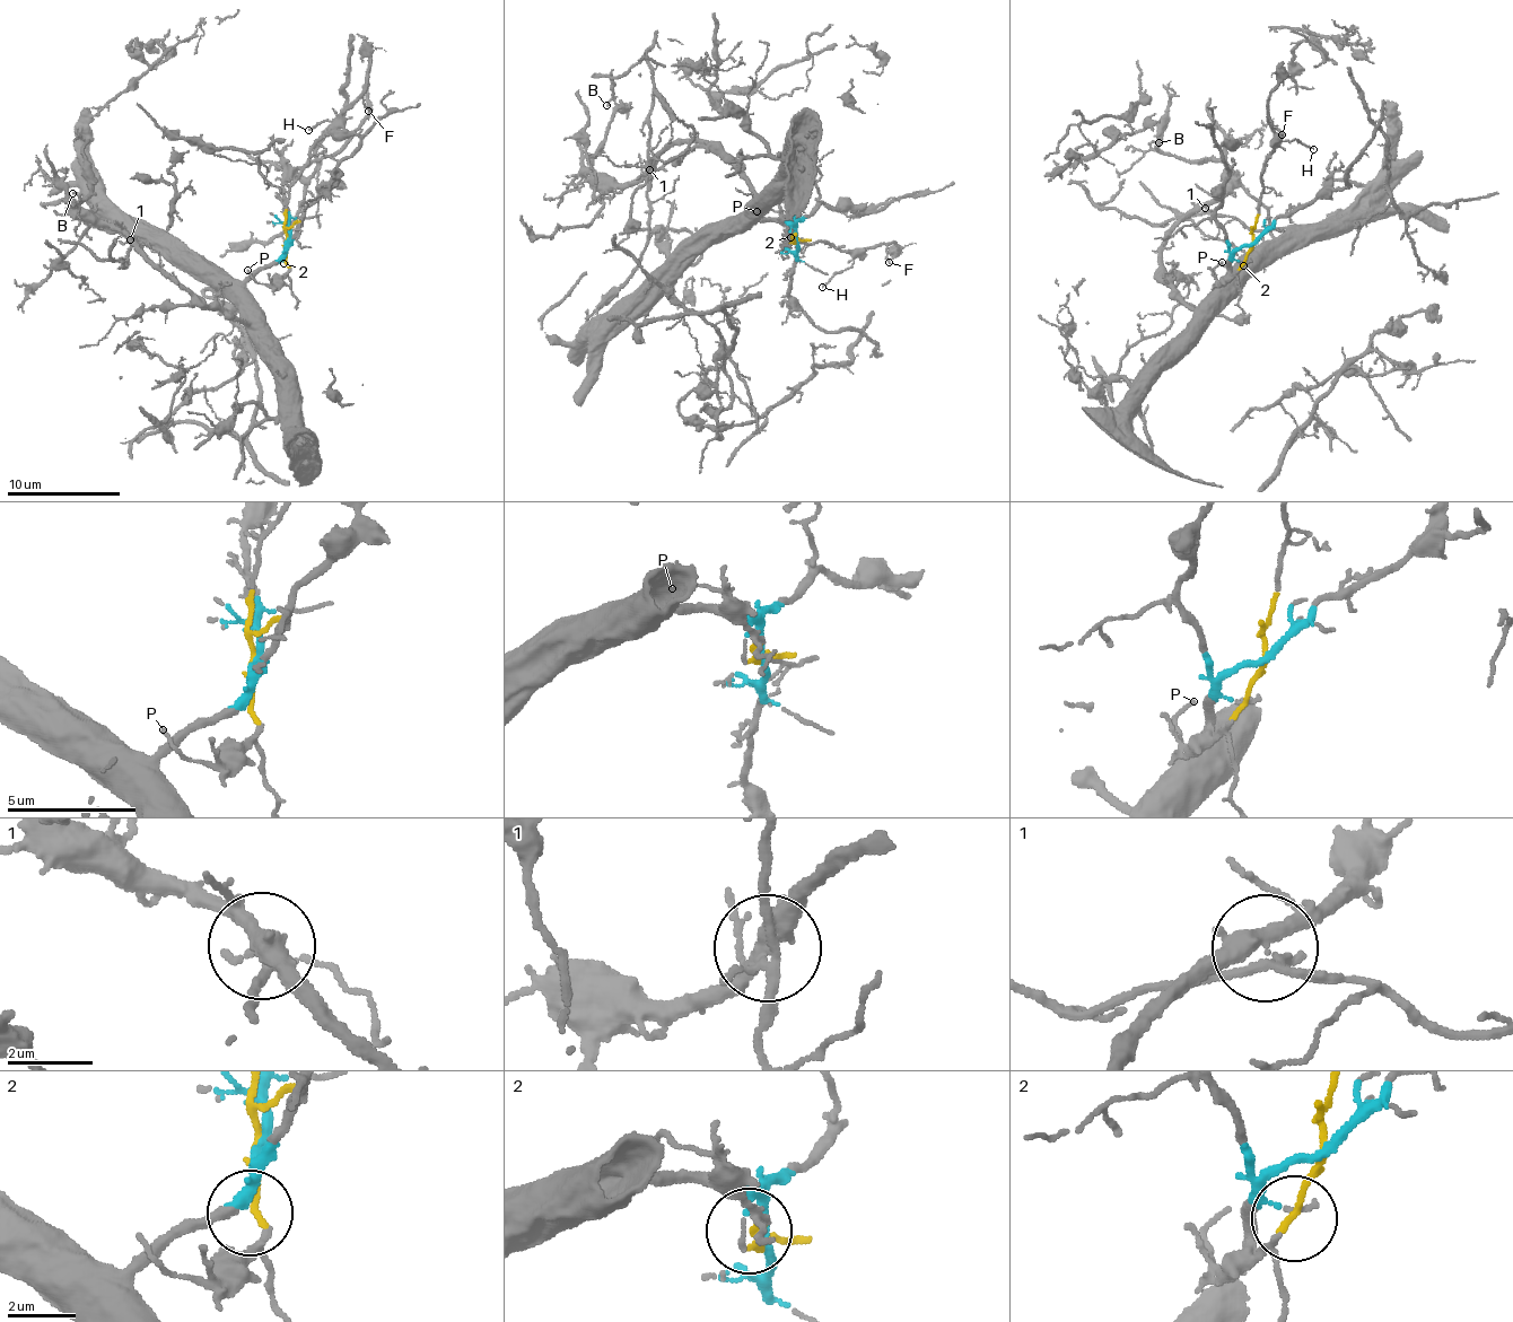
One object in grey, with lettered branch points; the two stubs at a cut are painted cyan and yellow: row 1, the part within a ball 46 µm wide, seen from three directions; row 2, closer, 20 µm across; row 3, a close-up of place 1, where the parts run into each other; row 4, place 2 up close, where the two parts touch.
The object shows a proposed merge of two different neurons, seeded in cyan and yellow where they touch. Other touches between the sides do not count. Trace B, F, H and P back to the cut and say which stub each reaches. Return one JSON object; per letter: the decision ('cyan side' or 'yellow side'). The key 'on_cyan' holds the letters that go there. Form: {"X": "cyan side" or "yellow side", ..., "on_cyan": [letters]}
{"B": "cyan side", "F": "yellow side", "H": "yellow side", "P": "yellow side", "on_cyan": ["B"]}

